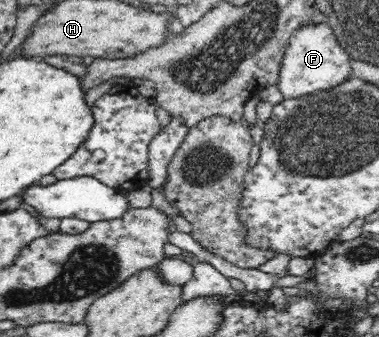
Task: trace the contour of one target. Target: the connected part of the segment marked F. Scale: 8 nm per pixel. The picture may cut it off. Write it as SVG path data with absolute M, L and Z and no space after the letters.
M307 22L292 31L289 38L280 72L278 73L277 87L284 98L301 98L305 94L323 91L341 84L351 75L349 66L349 52L337 41L337 36L329 22Z

